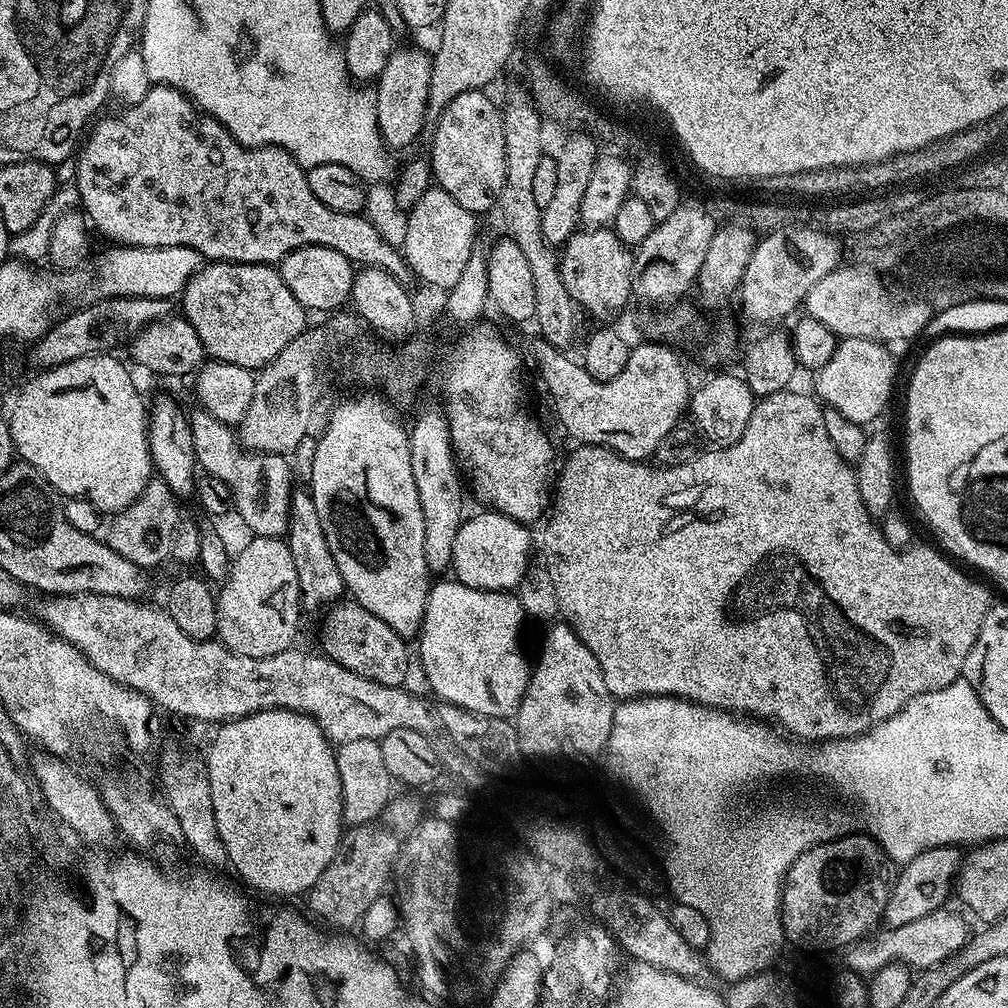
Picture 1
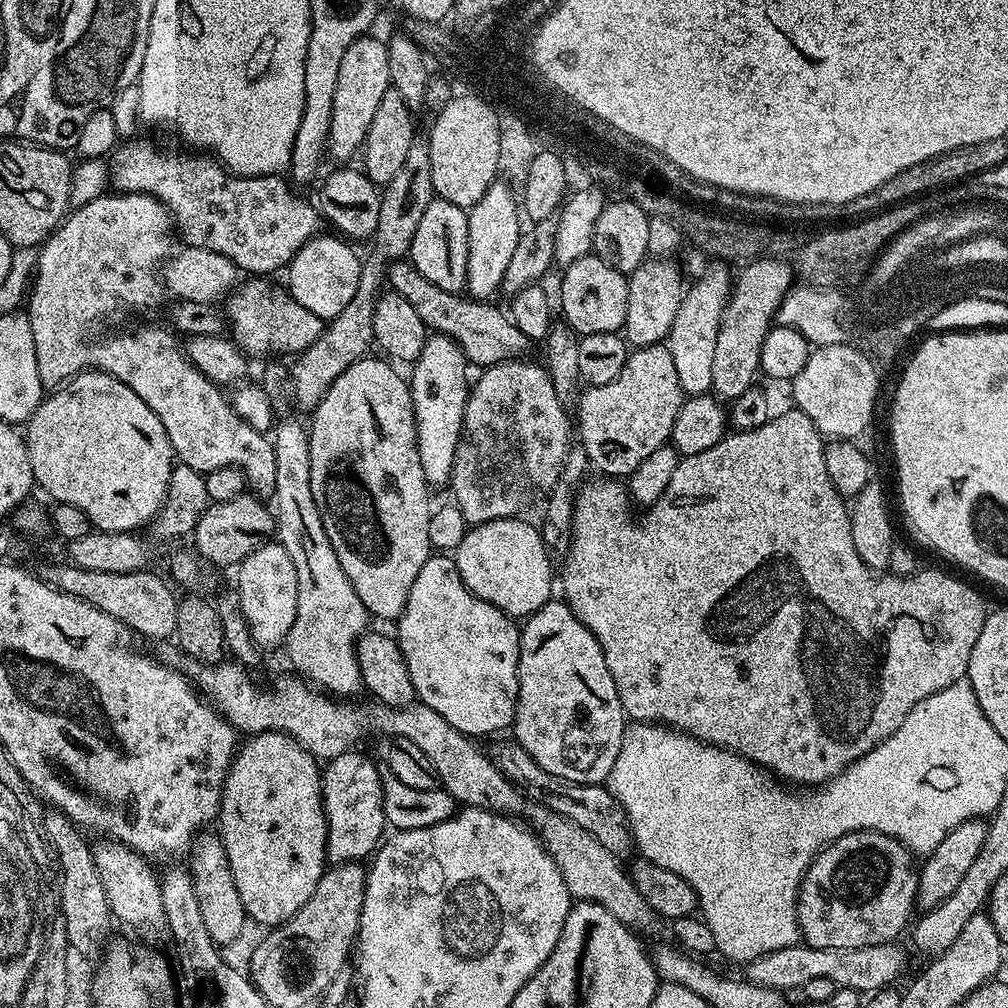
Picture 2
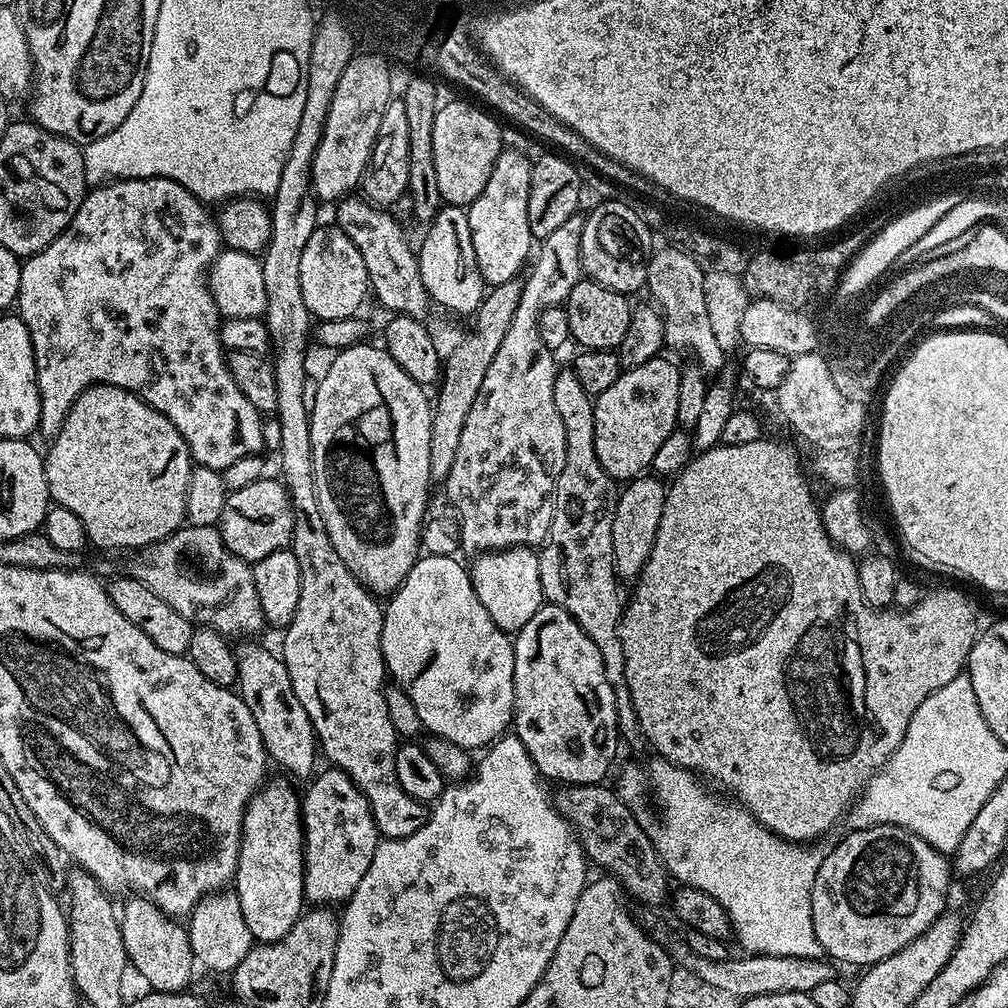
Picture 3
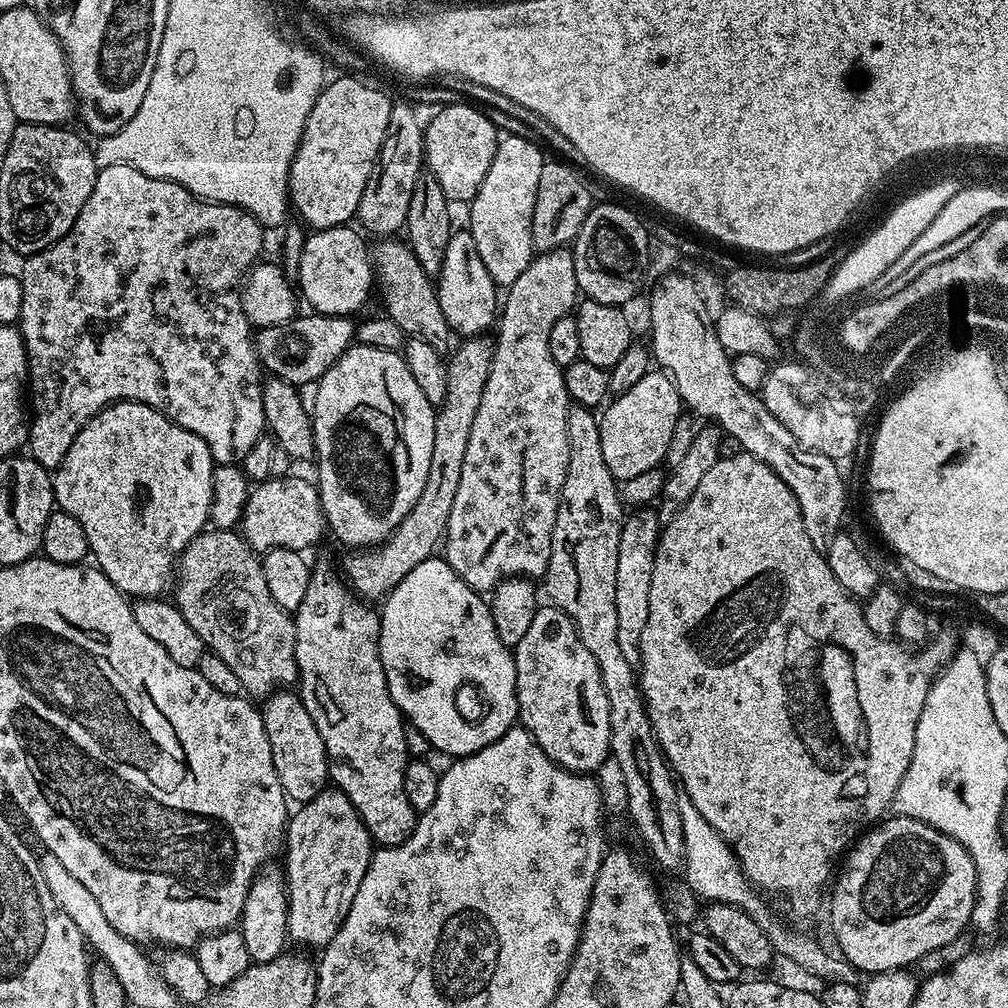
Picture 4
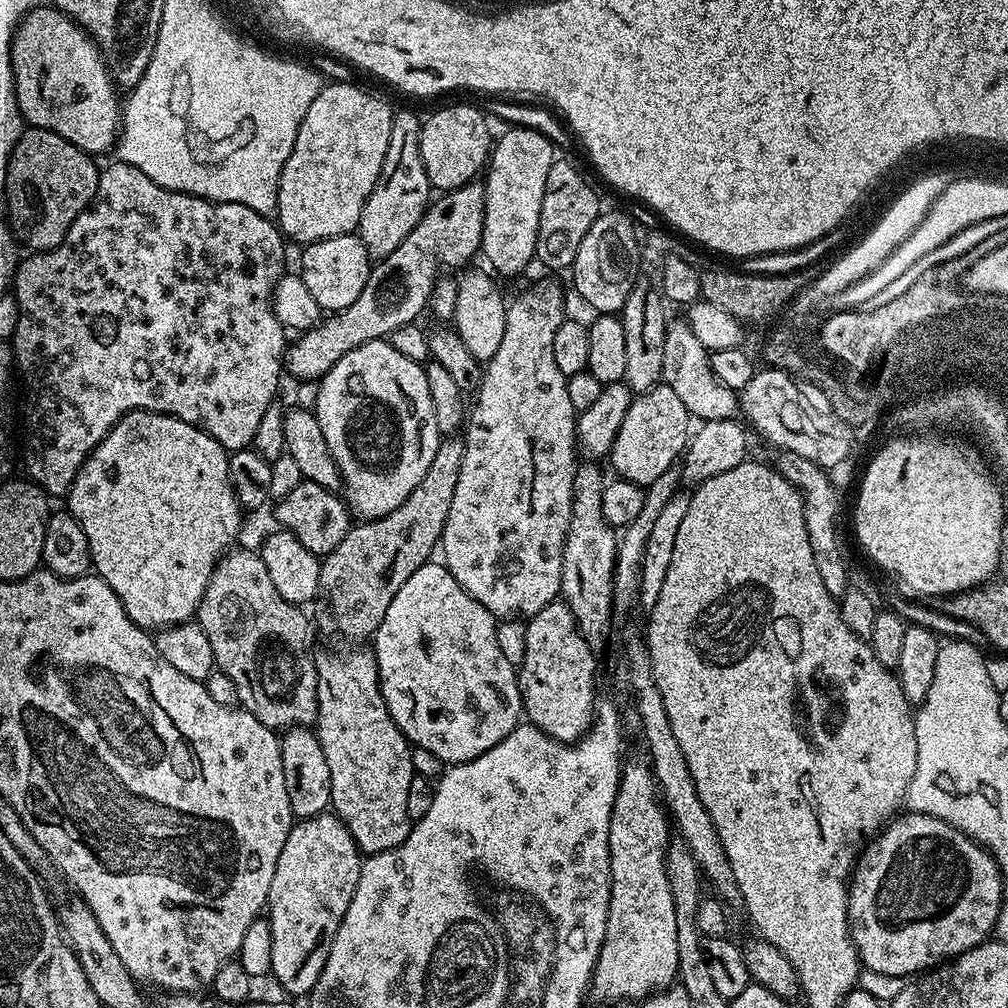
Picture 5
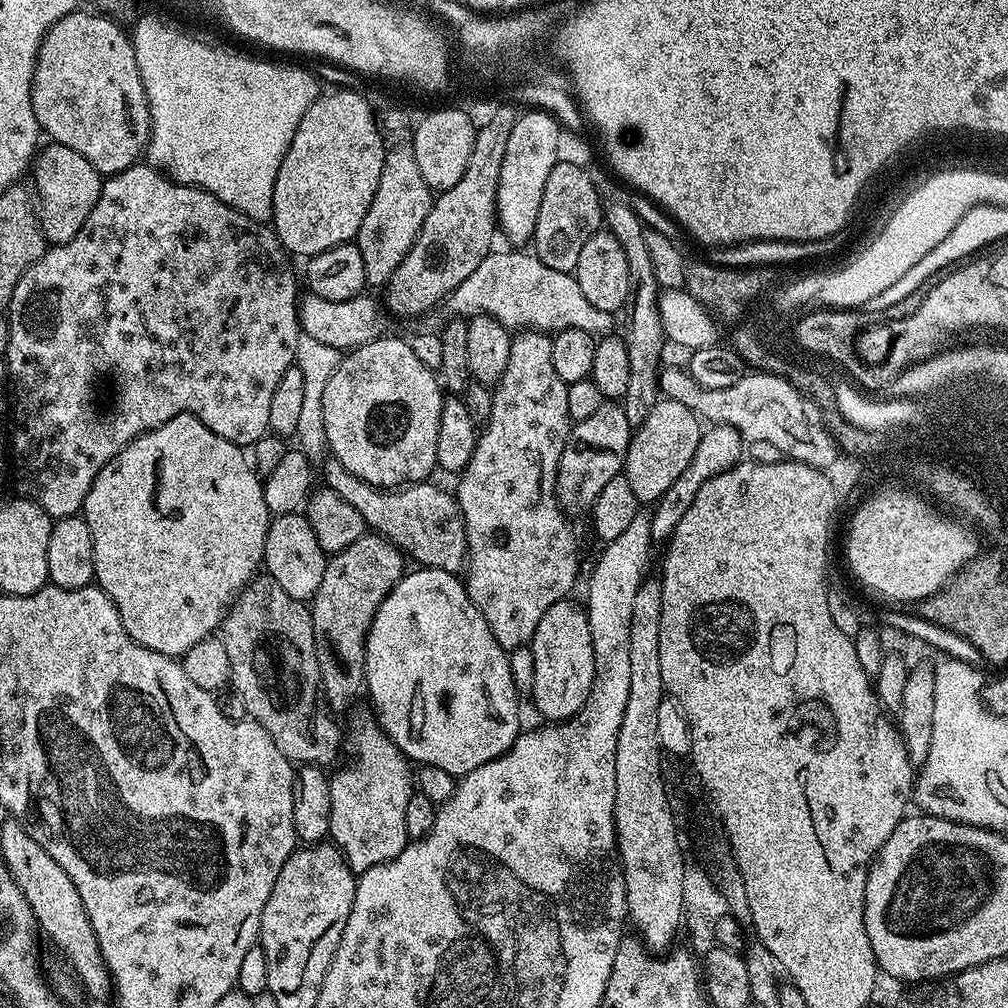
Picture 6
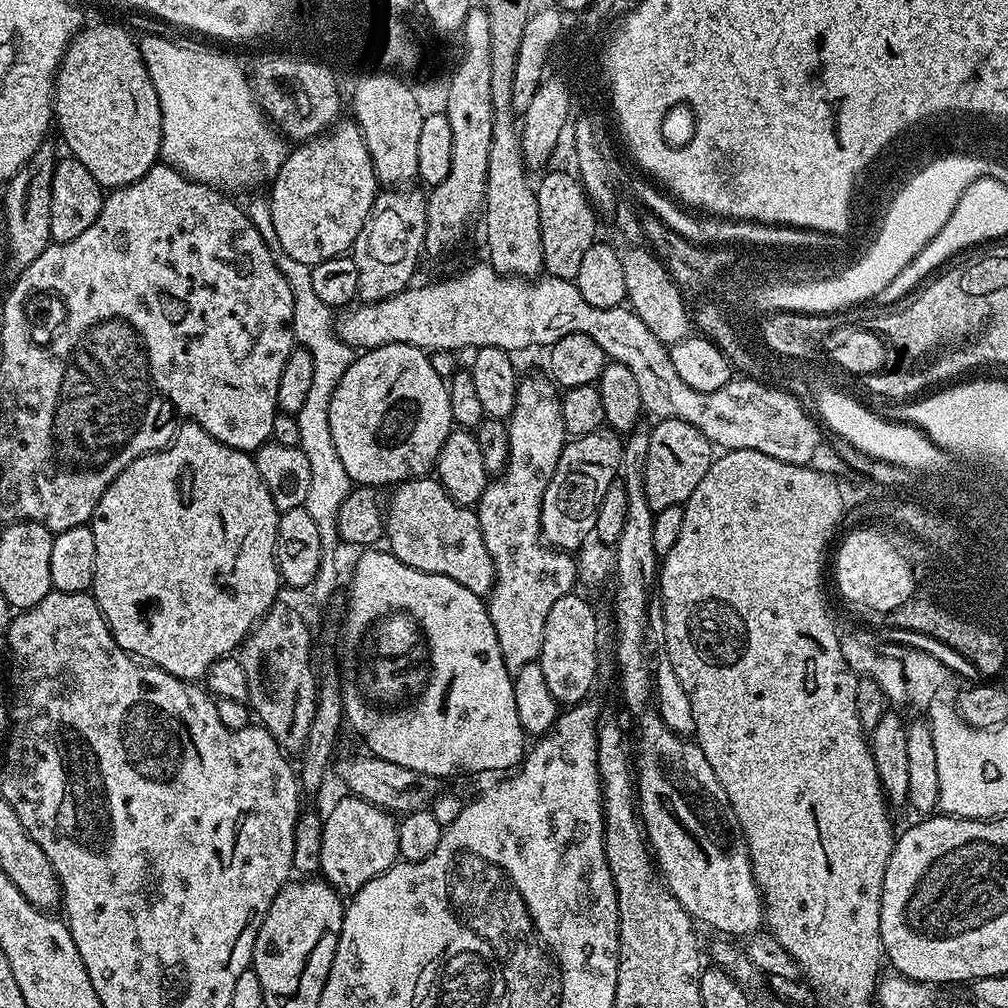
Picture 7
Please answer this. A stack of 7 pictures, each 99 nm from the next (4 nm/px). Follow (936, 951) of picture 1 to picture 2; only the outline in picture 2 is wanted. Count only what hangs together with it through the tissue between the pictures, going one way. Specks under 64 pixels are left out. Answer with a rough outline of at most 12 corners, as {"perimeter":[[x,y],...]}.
{"perimeter":[[801,942],[752,960],[746,979],[800,990],[811,979],[871,994],[908,964],[895,943]]}

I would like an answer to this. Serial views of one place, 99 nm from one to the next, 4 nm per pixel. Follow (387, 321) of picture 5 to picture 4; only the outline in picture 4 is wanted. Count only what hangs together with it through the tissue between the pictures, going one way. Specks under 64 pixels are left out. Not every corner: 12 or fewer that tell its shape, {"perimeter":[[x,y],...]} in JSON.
{"perimeter":[[297,315],[255,333],[273,377],[315,385],[351,348],[350,316]]}

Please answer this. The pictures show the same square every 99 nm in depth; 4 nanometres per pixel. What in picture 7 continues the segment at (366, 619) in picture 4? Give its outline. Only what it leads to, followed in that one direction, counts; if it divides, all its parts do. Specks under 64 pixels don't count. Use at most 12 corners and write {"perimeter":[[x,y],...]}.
{"perimeter":[[351,794],[323,817],[319,875],[351,898],[397,863],[398,820]]}

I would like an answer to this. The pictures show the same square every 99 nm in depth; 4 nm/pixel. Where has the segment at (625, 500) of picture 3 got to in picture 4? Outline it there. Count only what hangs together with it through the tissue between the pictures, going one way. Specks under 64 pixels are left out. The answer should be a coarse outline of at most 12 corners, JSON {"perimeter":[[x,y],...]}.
{"perimeter":[[648,506],[618,534],[618,647],[640,662],[662,521]]}

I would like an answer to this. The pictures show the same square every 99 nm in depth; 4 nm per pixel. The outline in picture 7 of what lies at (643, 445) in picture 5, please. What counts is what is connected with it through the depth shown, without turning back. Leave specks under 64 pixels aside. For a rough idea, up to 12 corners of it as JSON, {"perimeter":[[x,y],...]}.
{"perimeter":[[690,422],[650,428],[644,490],[653,513],[683,505],[714,459]]}

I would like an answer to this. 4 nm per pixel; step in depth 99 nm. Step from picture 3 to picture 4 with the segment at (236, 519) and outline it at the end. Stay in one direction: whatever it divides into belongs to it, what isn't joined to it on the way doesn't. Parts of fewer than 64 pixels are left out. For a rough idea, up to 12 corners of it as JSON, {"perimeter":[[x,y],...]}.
{"perimeter":[[289,474],[249,491],[253,552],[303,553],[326,536],[320,490]]}

